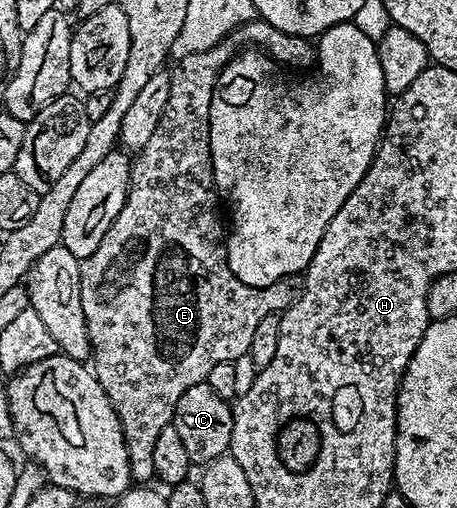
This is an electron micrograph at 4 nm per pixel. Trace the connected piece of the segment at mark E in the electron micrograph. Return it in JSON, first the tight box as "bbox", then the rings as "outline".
{"bbox":[79,17,317,485],"outline":[[[258,17],[252,19],[249,23],[243,24],[236,31],[232,31],[228,38],[222,39],[217,45],[213,45],[213,49],[205,49],[205,53],[189,53],[189,57],[175,59],[173,63],[175,67],[170,68],[169,101],[165,101],[165,109],[161,113],[161,121],[157,121],[157,129],[153,129],[153,137],[149,137],[149,142],[134,156],[131,164],[131,187],[127,191],[125,205],[121,205],[121,213],[117,213],[113,225],[109,225],[109,233],[105,233],[105,237],[101,237],[101,245],[97,245],[94,253],[88,259],[82,260],[79,265],[81,309],[85,313],[85,325],[89,333],[93,360],[95,359],[93,370],[99,378],[101,389],[105,389],[117,417],[121,420],[121,429],[129,453],[131,478],[139,485],[150,484],[155,479],[153,445],[157,445],[157,436],[161,434],[161,429],[172,426],[177,401],[181,401],[181,393],[185,393],[185,389],[191,388],[192,385],[206,381],[209,373],[216,365],[234,363],[242,355],[248,354],[253,332],[256,331],[257,325],[269,314],[278,315],[290,309],[296,299],[299,298],[301,290],[299,275],[288,275],[286,279],[279,279],[268,287],[250,287],[241,281],[237,281],[237,277],[233,277],[233,269],[229,269],[225,230],[223,231],[223,223],[219,220],[221,199],[215,190],[213,161],[209,149],[209,109],[211,108],[213,89],[215,88],[215,82],[219,80],[219,74],[223,72],[225,64],[230,59],[235,58],[237,49],[244,45],[257,45],[258,50],[270,55],[276,63],[287,69],[299,69],[295,67],[314,68],[317,63],[317,47],[308,36],[294,35],[288,31],[282,31]]]}

